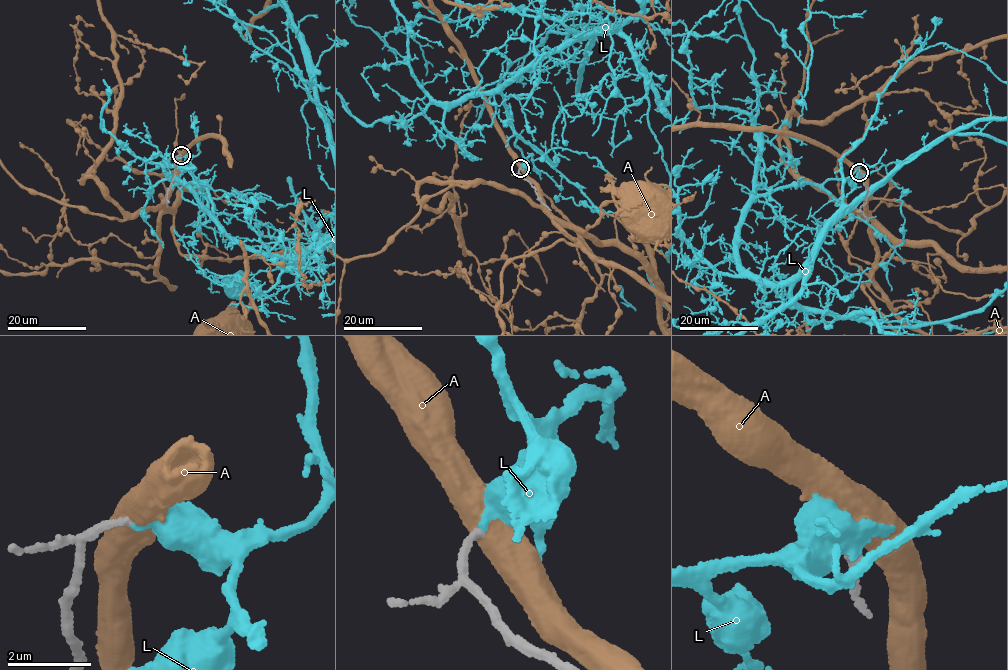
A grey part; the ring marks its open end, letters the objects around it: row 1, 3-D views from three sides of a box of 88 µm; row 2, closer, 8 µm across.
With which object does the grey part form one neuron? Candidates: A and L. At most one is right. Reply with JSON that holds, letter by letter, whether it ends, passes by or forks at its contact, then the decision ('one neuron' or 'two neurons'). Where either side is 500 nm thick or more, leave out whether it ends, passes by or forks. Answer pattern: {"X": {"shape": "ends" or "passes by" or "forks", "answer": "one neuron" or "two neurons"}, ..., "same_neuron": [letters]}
{"A": {"answer": "two neurons"}, "L": {"shape": "ends", "answer": "one neuron"}, "same_neuron": ["L"]}

